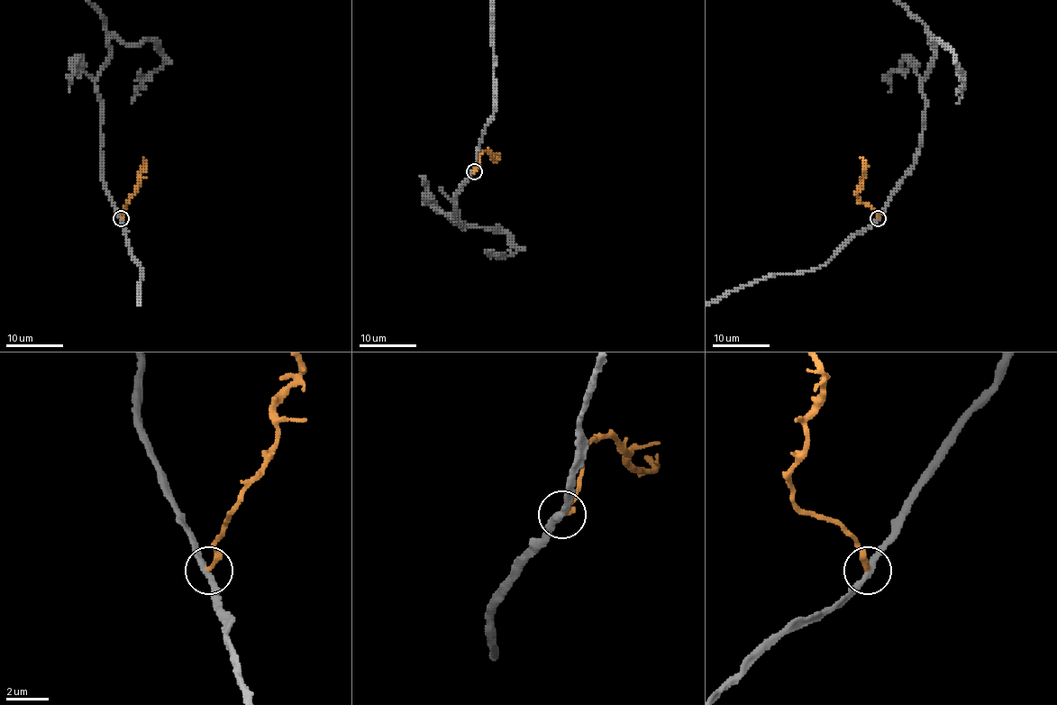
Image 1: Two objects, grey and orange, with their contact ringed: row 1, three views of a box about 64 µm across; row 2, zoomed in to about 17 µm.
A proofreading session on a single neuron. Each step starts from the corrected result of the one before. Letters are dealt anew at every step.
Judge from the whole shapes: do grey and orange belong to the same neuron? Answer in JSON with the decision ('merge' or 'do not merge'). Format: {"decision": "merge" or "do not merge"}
{"decision": "do not merge"}

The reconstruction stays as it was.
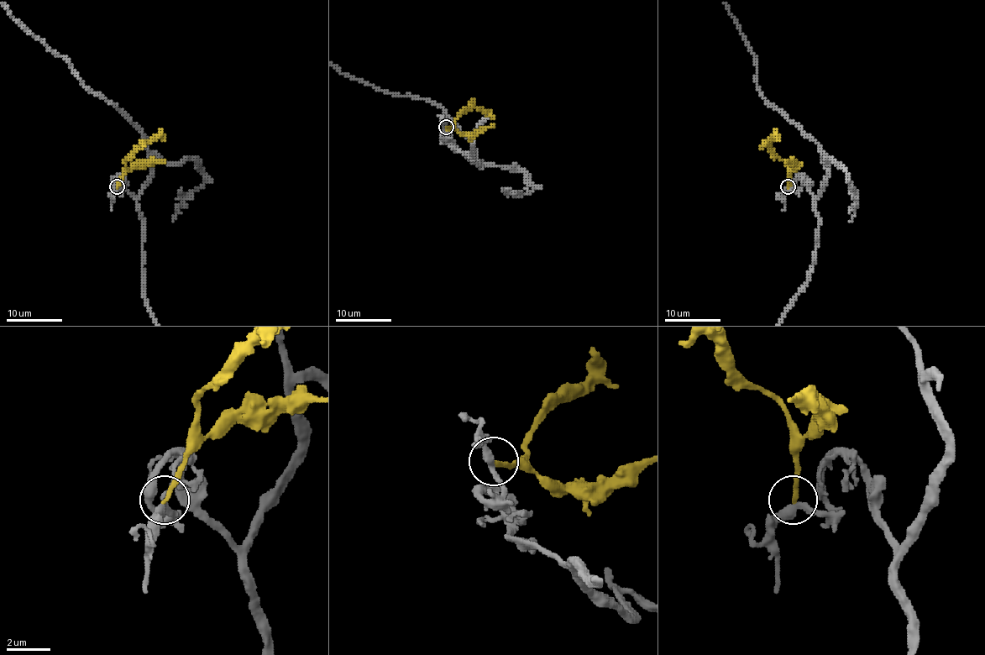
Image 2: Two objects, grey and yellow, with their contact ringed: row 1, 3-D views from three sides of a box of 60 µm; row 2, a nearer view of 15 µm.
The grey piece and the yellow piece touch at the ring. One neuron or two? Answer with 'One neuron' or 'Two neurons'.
Two neurons

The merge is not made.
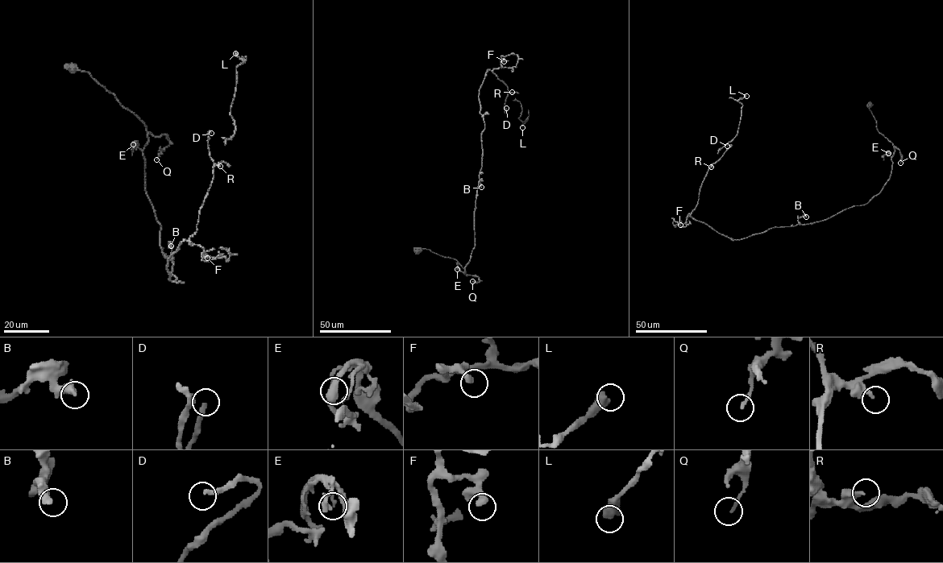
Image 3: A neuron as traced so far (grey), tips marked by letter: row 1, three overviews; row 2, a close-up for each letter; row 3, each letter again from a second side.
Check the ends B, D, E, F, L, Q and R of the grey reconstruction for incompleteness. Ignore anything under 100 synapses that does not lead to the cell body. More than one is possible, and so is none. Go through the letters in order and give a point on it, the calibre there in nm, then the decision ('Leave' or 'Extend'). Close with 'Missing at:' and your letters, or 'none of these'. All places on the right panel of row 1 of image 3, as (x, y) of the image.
B: Place: (806, 217). Thickness 440 nm. Leave
D: Place: (727, 146). Thickness 240 nm. Leave
E: Place: (888, 153). Thickness 170 nm. Leave
F: Place: (680, 225). Thickness 360 nm. Leave
L: Place: (746, 96). Thickness 600 nm. Leave
Q: Place: (900, 163). Thickness 150 nm. Leave
R: Place: (711, 167). Thickness 240 nm. Leave
Missing at: none of these

